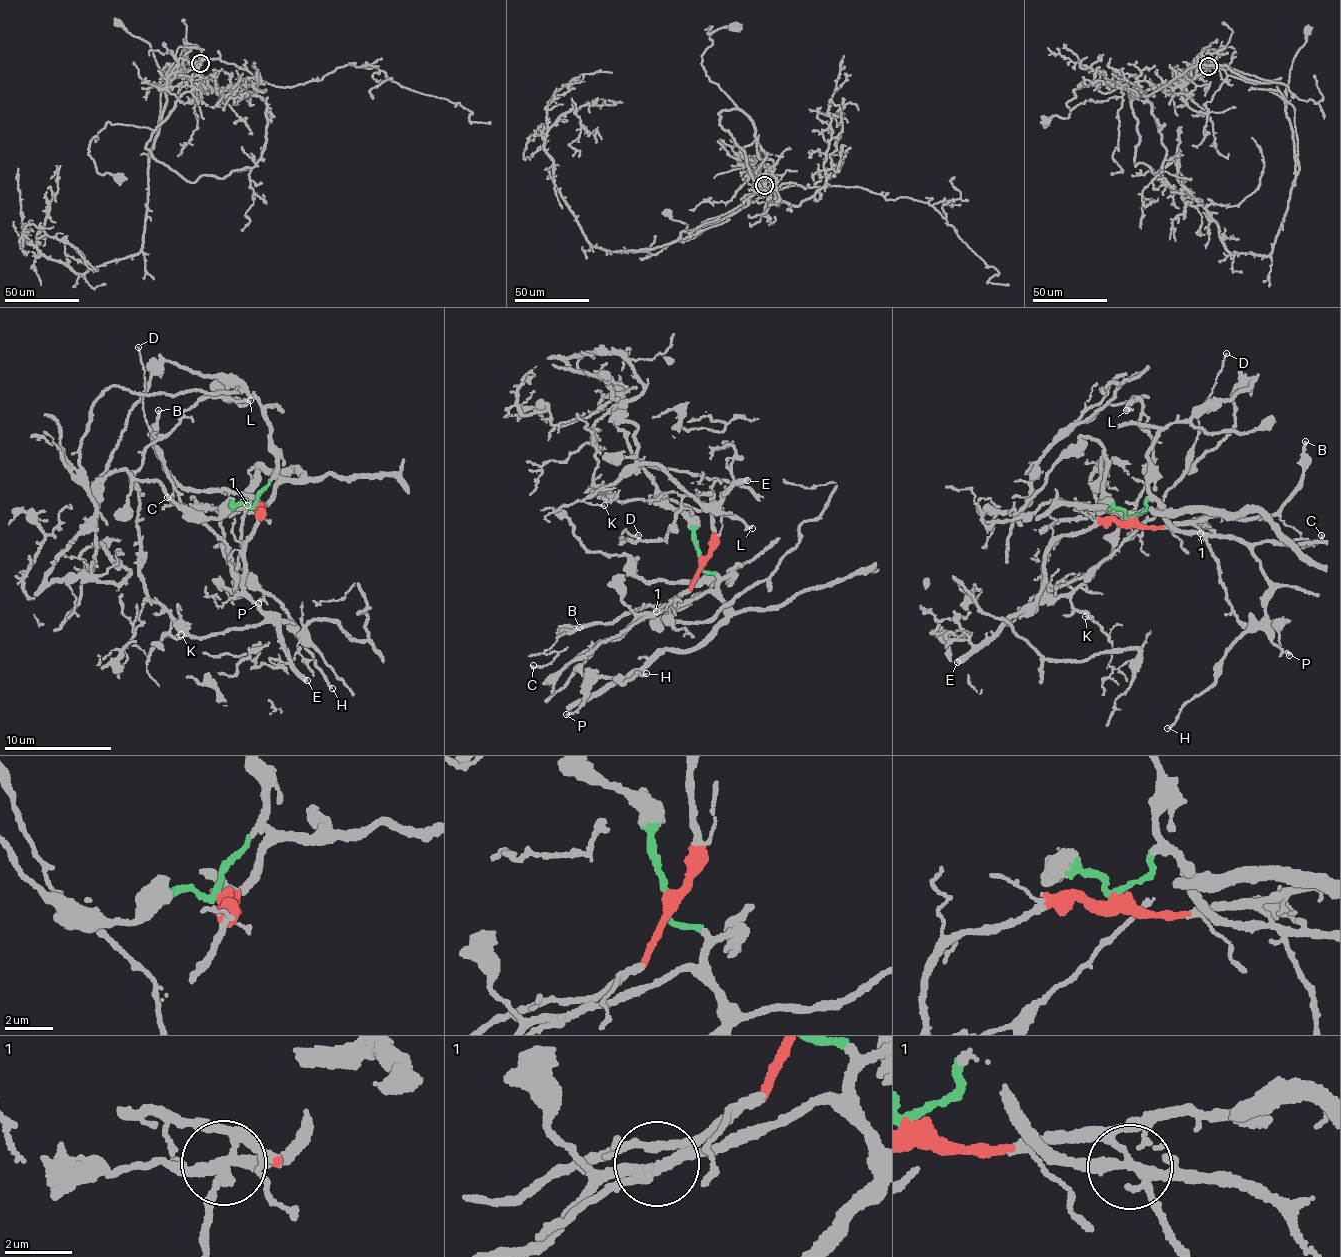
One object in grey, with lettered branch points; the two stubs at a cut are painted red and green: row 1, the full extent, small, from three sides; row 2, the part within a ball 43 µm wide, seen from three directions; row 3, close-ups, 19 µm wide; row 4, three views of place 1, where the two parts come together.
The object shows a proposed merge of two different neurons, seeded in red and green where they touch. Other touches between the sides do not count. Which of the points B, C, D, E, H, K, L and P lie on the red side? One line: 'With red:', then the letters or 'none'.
With red: B, C, D, E, K, L

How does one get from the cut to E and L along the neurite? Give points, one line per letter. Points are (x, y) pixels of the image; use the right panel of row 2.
E: (1130, 519), (1106, 519), (1093, 527), (1063, 534), (1046, 553), (1044, 579), (1033, 602), (956, 662)
L: (1130, 519), (1053, 542), (1033, 610), (1020, 611), (1088, 580), (1115, 548), (1153, 455), (1140, 401), (1127, 411)

